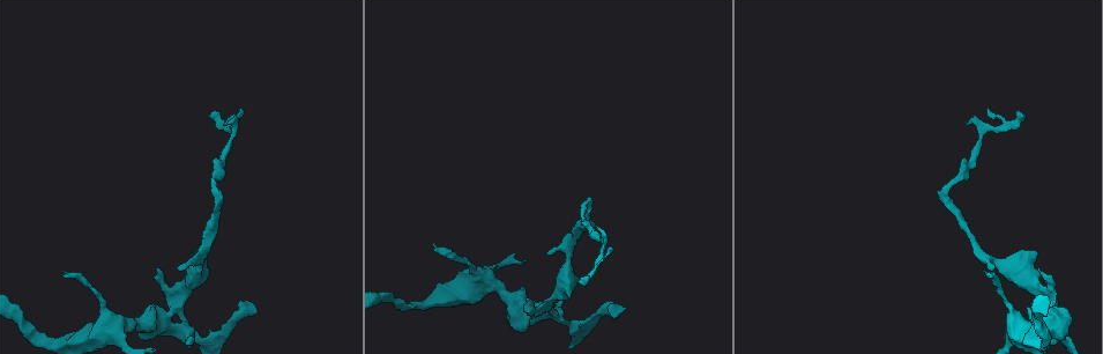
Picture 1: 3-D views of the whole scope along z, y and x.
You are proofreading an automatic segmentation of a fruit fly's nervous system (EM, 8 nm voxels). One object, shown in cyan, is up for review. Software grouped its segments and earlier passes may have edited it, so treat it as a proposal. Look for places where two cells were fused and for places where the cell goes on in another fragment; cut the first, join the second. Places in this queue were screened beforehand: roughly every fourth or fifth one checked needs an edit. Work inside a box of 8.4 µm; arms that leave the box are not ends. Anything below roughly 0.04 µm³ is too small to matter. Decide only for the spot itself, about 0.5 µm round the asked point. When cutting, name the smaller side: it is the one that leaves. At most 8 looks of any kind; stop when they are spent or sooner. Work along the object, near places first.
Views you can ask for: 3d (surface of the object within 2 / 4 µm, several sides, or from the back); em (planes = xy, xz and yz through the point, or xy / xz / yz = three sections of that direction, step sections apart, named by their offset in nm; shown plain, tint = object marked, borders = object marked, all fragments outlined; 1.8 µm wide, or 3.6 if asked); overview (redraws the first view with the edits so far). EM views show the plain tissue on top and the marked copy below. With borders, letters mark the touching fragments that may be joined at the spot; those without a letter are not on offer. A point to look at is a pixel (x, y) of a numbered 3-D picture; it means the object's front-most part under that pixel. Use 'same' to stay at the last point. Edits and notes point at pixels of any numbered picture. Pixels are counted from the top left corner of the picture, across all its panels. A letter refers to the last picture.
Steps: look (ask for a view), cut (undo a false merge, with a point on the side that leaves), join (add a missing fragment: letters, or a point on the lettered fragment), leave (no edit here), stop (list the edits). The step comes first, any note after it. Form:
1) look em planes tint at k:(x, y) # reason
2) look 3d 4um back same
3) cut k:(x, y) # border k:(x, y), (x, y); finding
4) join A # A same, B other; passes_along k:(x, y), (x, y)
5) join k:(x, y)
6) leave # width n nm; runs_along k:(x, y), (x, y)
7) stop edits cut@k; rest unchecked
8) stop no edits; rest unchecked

look 3d 2um at 1:(585, 205) # sharp bend

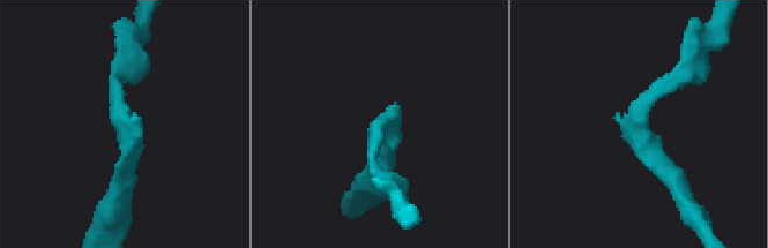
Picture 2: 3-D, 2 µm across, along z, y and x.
look em yz step 16 tint at 2:(120, 112) # arm_widths 170, 180 nm

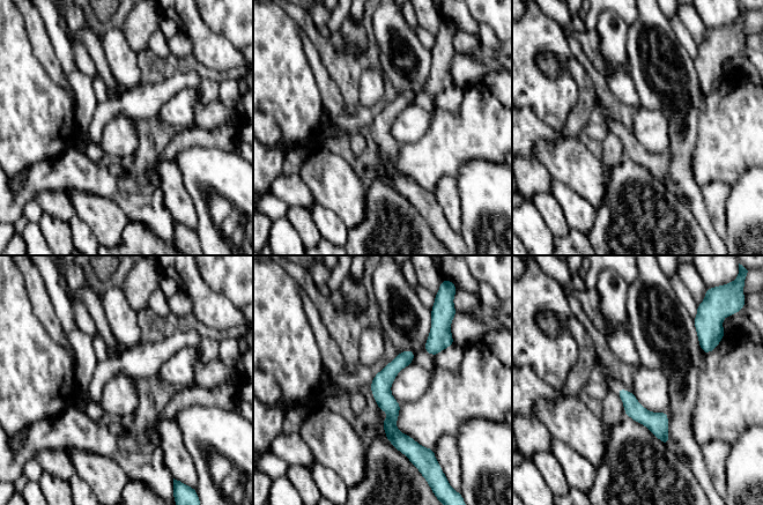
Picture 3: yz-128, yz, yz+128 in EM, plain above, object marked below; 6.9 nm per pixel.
look em yz step 16 borders same # what lies round it

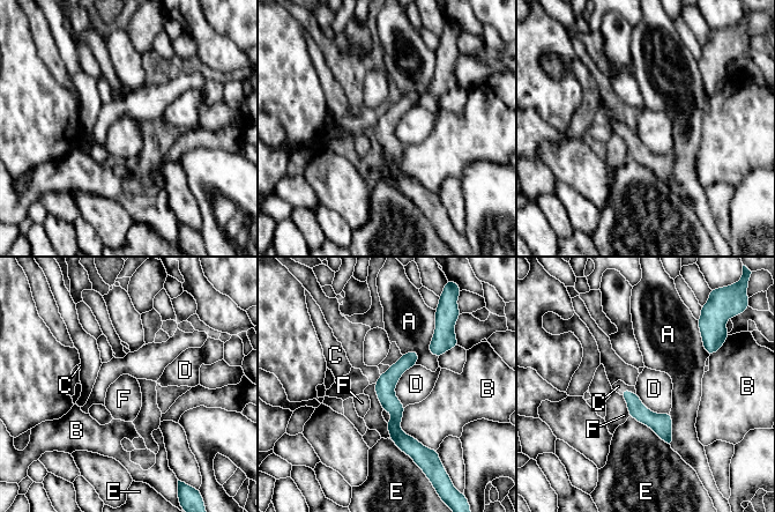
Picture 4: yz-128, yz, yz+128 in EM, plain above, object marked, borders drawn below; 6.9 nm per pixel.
join C # A other, B other, C same, D other, E other, F other; it goes on there

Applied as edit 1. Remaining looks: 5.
look overview

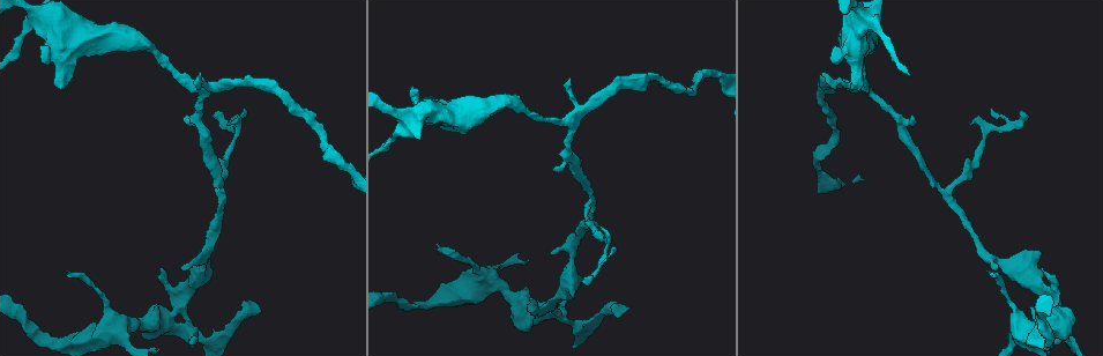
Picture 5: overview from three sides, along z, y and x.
look em 3.6um yz step 8 borders at 5:(249, 302) # branch stops here

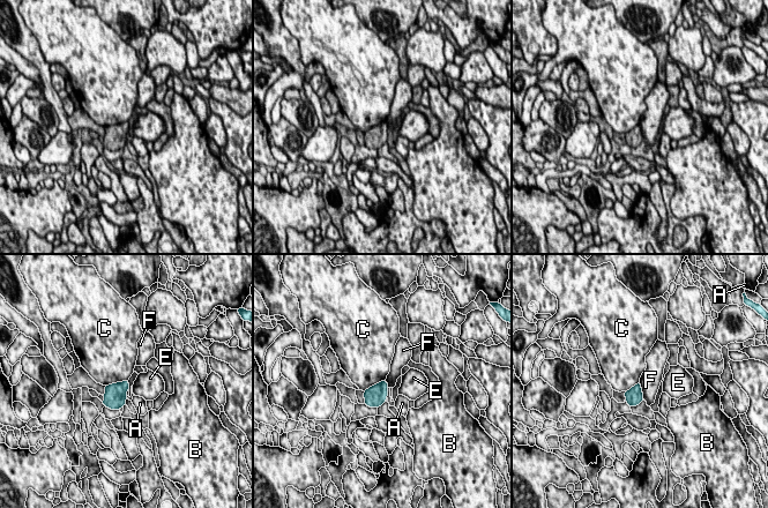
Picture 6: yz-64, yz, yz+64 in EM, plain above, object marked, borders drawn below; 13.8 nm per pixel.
look em 3.6um planes borders same # another direction

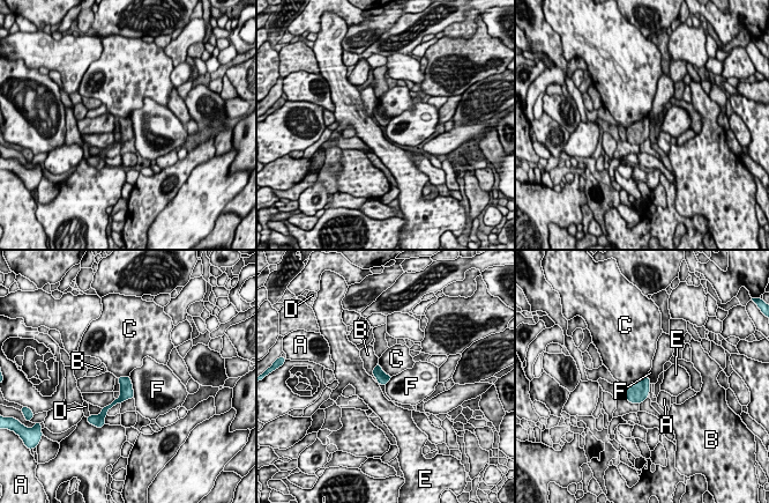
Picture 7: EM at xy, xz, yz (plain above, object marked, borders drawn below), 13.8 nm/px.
leave # width 170 nm; A other, B other, C other, D other, E other, F other; no lettered fragment goes on from it

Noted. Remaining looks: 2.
look em planes tint at 5:(439, 247) # branch stops here

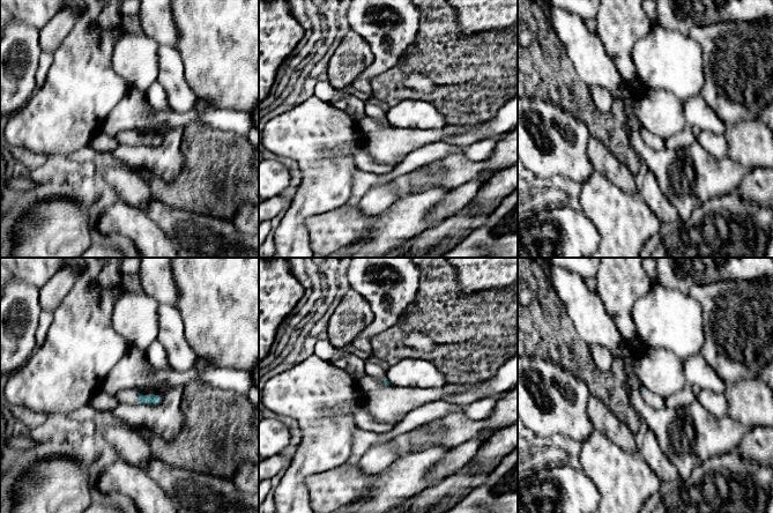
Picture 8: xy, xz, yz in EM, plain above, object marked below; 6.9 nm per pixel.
look em planes borders same # see the neighbours

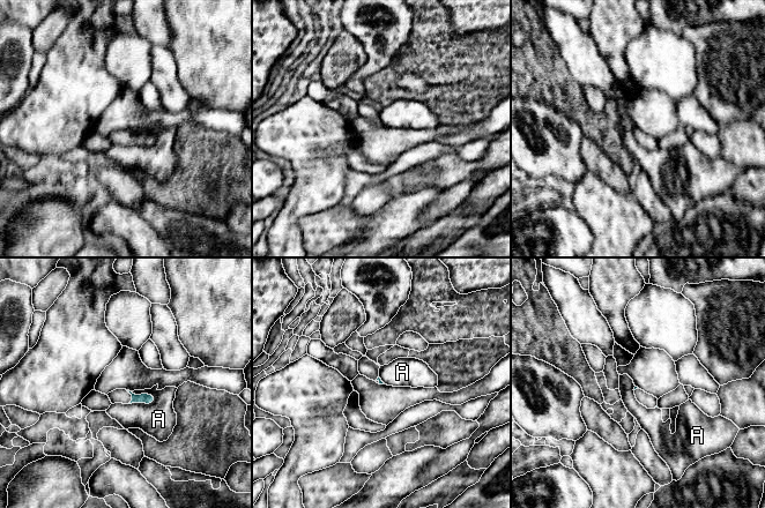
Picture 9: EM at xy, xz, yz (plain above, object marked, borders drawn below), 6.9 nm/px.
leave # longest_contact A 200 nm; A other; border 9:(156, 397), (148, 404), (128, 404); none of them fits

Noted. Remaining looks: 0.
stop edits join@4; rest unchecked

